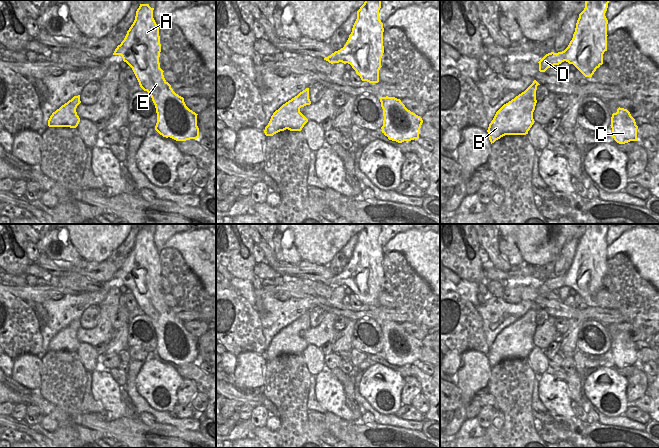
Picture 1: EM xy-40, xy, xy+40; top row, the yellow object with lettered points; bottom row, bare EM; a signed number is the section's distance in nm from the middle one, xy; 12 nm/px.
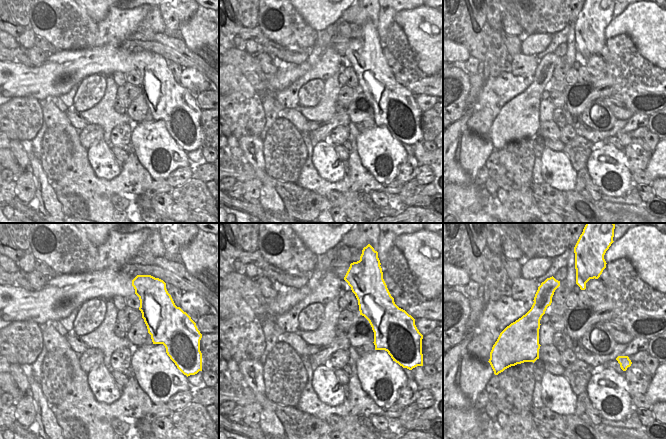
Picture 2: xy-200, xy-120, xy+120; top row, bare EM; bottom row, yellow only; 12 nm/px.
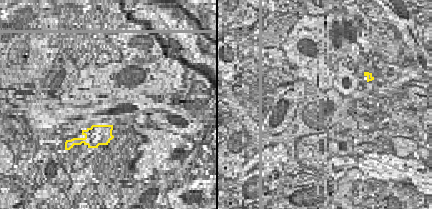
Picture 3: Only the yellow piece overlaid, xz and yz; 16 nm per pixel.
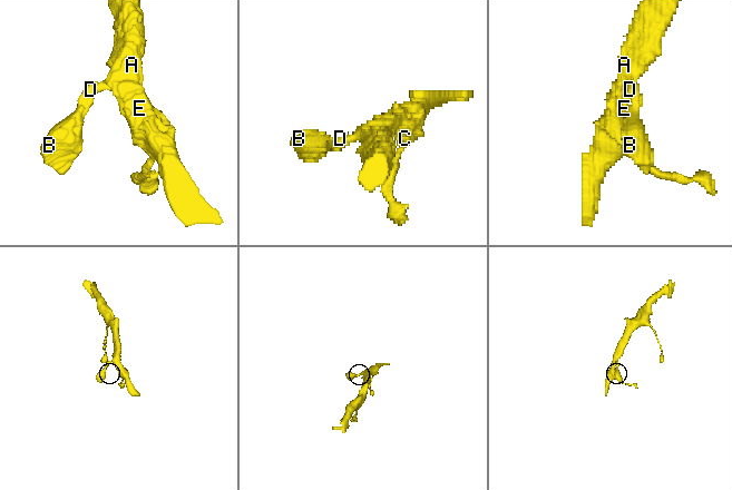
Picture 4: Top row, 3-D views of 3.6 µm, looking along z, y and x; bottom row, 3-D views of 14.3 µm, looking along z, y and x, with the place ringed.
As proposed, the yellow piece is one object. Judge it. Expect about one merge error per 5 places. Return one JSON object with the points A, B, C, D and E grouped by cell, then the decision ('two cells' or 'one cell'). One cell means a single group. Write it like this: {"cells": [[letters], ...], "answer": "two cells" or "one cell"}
{"cells": [["A", "B", "C", "D", "E"]], "answer": "one cell"}

